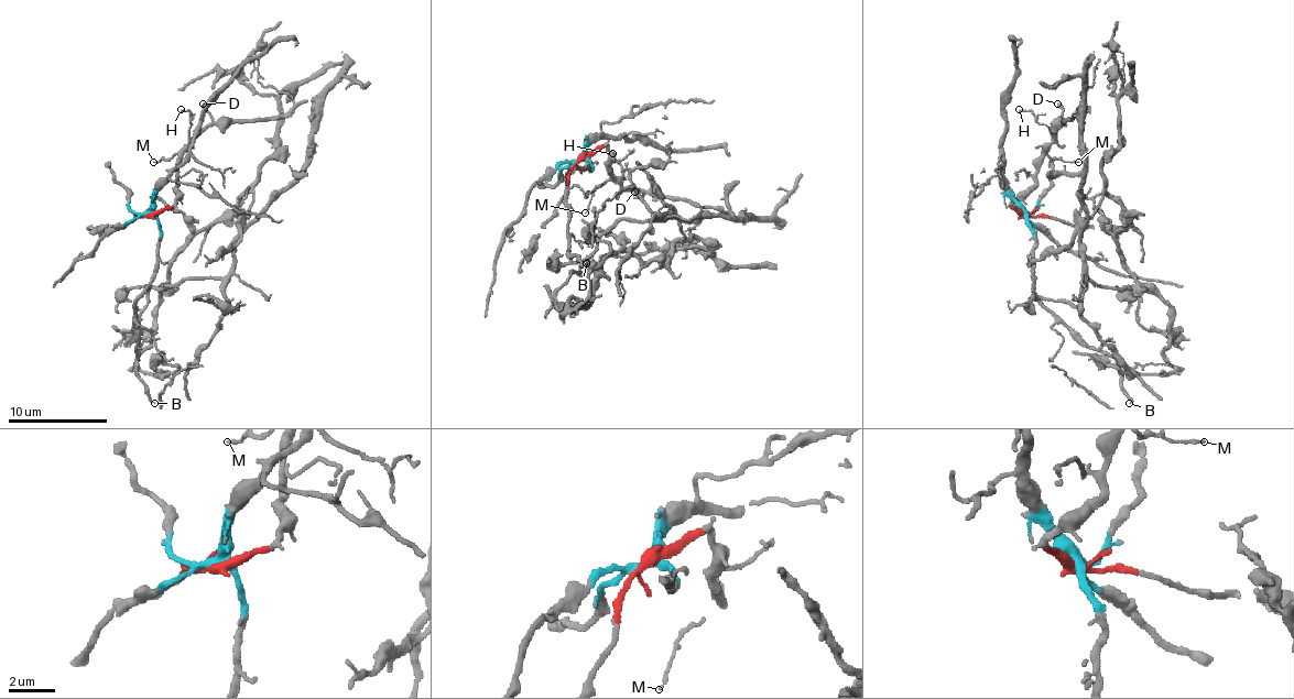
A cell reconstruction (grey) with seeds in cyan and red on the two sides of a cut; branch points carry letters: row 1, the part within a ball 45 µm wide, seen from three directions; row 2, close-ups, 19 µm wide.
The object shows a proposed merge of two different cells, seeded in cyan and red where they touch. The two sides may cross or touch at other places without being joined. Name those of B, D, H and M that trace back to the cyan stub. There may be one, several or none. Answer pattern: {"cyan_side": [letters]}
{"cyan_side": ["B"]}

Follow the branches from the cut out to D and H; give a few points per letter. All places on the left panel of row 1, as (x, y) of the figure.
D: (148, 213), (163, 213), (173, 206), (177, 159), (213, 121), (209, 111), (203, 104)
H: (148, 213), (163, 213), (173, 206), (177, 161), (187, 141), (189, 113), (180, 109)

